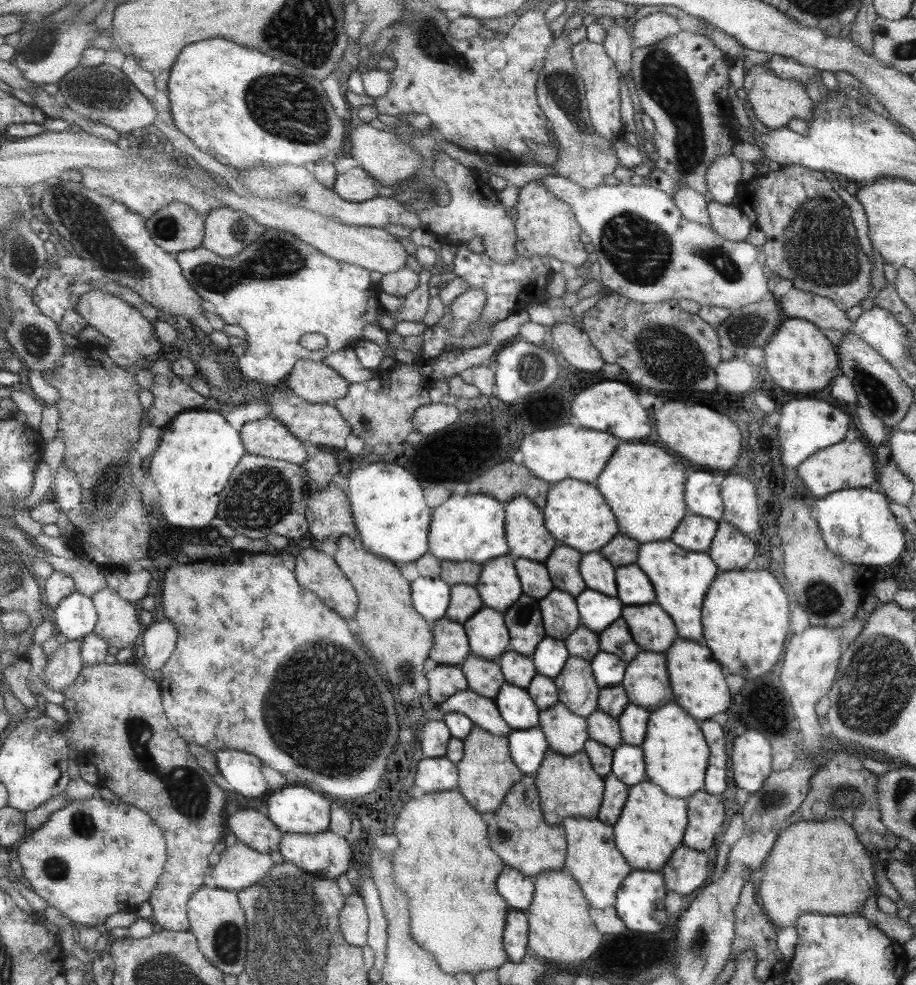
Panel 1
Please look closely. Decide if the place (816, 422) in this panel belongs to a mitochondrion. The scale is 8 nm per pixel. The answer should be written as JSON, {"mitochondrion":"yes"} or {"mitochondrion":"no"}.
{"mitochondrion":"no"}

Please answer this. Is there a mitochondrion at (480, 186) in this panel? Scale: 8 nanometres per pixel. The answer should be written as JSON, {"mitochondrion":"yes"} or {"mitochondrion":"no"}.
{"mitochondrion":"no"}

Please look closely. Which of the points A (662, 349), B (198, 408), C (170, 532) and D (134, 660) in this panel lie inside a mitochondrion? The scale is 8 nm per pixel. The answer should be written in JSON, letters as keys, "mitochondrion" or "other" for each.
{"A":"mitochondrion","B":"other","C":"other","D":"other"}

